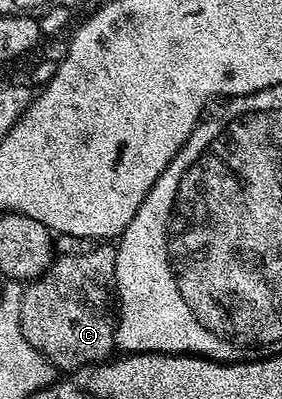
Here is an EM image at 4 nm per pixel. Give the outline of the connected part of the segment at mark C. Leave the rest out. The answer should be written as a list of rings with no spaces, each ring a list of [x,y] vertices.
[[[99,243],[88,254],[58,256],[43,276],[22,289],[20,326],[28,342],[66,374],[88,364],[103,363],[116,352],[116,251],[106,244]]]

